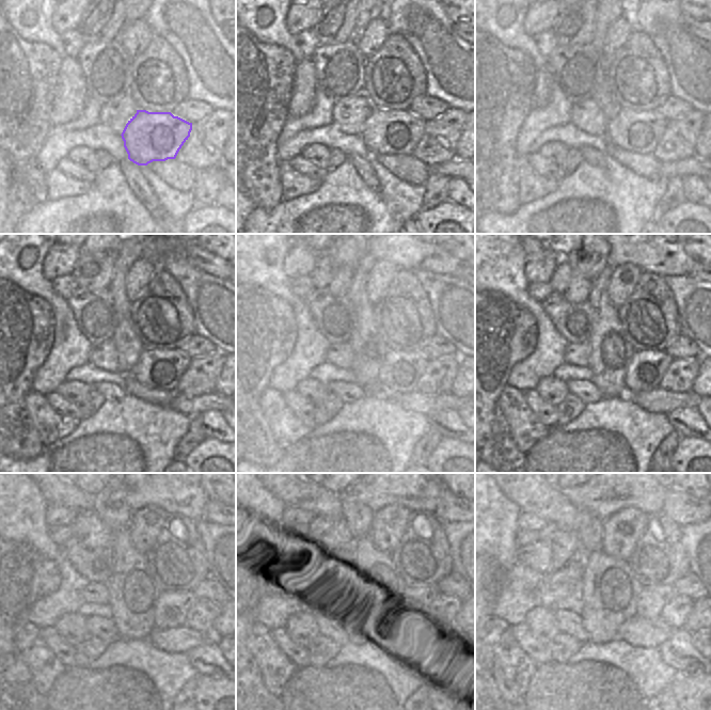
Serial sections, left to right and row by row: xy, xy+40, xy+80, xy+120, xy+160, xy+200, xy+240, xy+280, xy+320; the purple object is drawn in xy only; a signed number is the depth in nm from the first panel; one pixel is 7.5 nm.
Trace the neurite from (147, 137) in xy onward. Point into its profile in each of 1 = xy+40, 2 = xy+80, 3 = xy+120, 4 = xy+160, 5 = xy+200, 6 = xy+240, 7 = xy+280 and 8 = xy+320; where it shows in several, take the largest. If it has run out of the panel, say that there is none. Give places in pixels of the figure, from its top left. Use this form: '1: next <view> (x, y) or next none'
1: next xy+40 (385, 131)
2: next xy+80 (640, 132)
3: next xy+120 (161, 369)
4: next xy+160 (400, 371)
5: next xy+200 (646, 368)
6: next xy+240 (172, 606)
7: next xy+280 (412, 602)
8: next xy+320 (651, 600)

